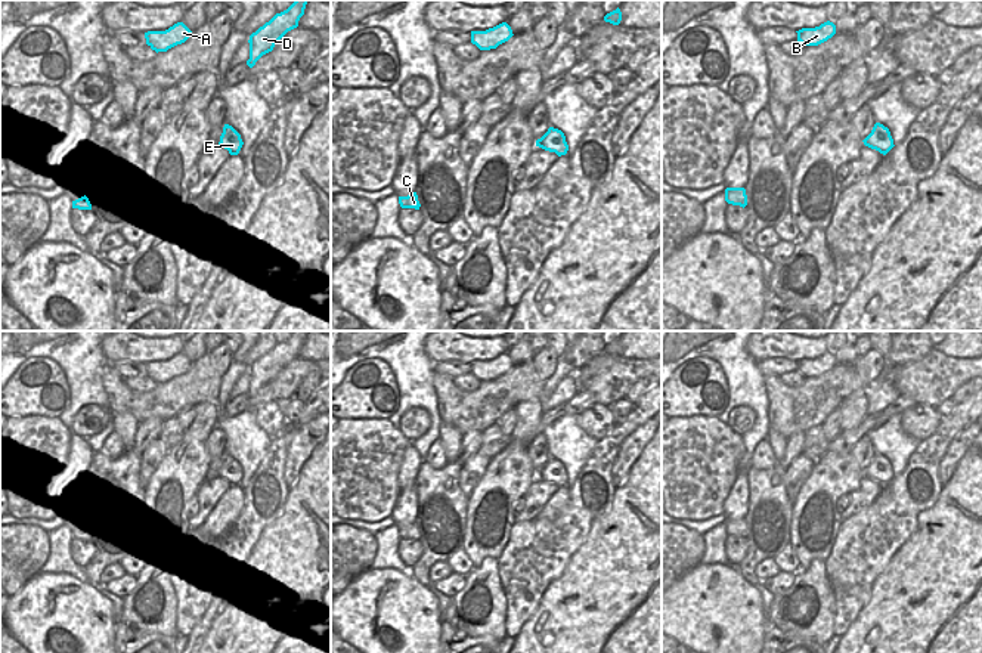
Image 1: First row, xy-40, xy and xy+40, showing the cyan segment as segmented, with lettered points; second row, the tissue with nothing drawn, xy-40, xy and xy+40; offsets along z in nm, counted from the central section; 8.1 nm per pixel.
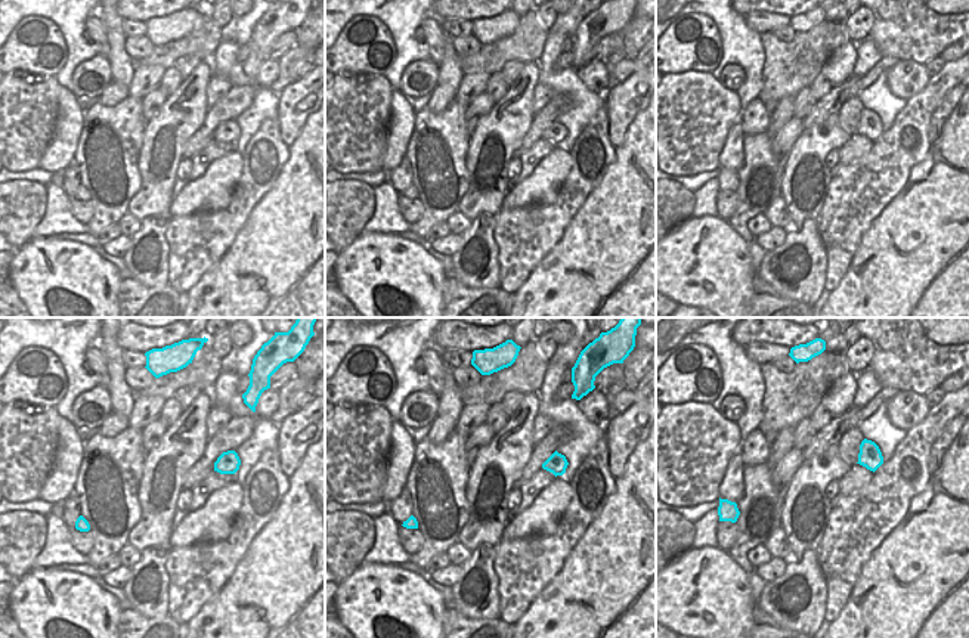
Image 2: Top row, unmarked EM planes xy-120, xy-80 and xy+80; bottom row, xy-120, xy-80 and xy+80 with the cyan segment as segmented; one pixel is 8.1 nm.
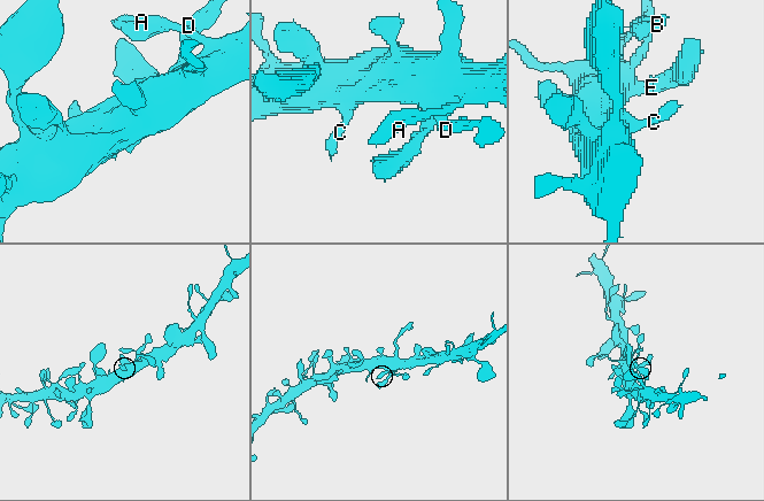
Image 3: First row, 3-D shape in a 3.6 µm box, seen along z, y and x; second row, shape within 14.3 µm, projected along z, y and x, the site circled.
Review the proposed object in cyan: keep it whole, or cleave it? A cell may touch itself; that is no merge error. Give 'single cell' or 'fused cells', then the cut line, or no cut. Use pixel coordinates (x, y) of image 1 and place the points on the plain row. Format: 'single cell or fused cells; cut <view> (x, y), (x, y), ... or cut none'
single cell; cut none

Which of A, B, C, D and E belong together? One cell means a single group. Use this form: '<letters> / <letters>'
A B C D E

